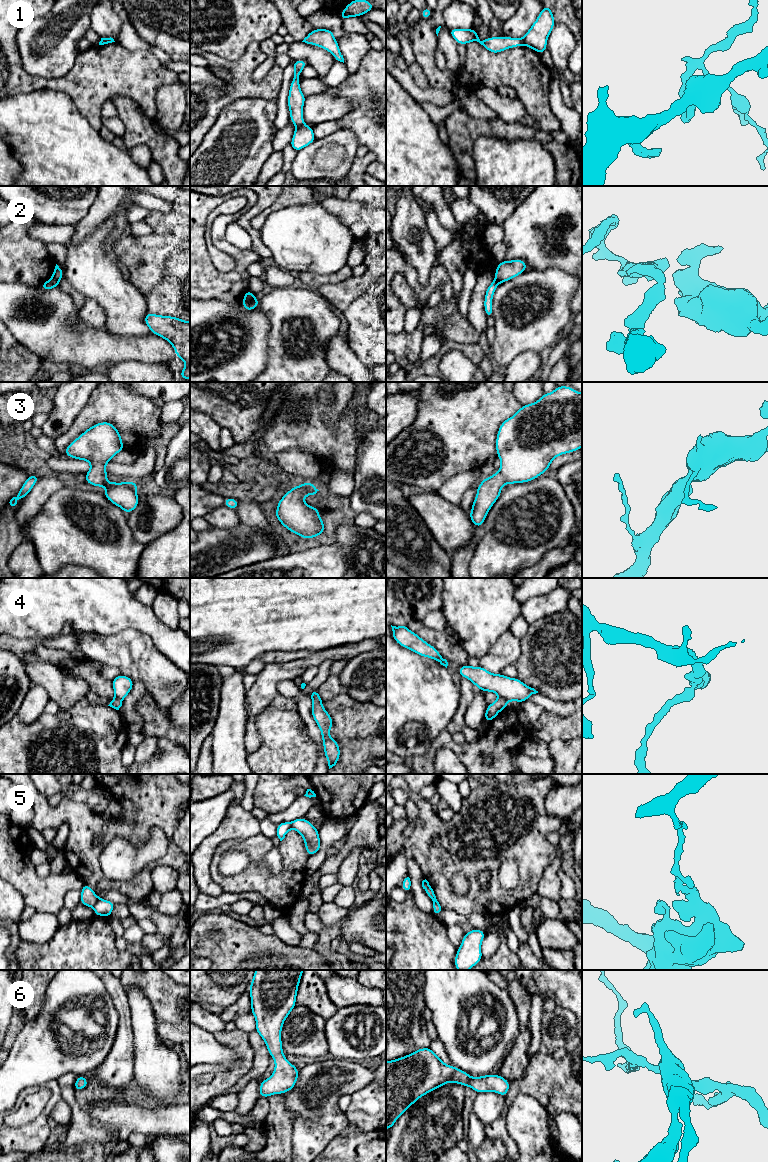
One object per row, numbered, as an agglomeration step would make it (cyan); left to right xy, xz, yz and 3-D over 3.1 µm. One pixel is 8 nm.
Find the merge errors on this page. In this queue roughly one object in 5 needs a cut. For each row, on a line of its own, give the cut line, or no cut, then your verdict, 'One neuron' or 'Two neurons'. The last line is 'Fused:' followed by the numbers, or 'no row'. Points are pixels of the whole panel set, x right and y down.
1: Split along xz (303, 124), (296, 127). Two neurons
2: Split along xz (254, 295), (243, 300). Two neurons
3: No split. One neuron
4: Split along yz (499, 696), (507, 701). Two neurons
5: Split along xy (99, 898), (93, 906). Two neurons
6: No split. One neuron
Fused: 1, 2, 4, 5

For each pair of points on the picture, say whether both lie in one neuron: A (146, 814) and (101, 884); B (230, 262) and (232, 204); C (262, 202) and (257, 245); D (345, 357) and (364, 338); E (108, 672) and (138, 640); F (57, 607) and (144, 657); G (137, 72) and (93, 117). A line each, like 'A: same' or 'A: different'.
A: same
B: same
C: same
D: different
E: different
F: different
G: same

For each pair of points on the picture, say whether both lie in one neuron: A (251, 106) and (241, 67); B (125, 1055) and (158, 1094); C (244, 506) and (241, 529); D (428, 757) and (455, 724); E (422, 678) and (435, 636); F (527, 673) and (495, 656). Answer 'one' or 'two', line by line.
A: two
B: two
C: two
D: two
E: two
F: two

